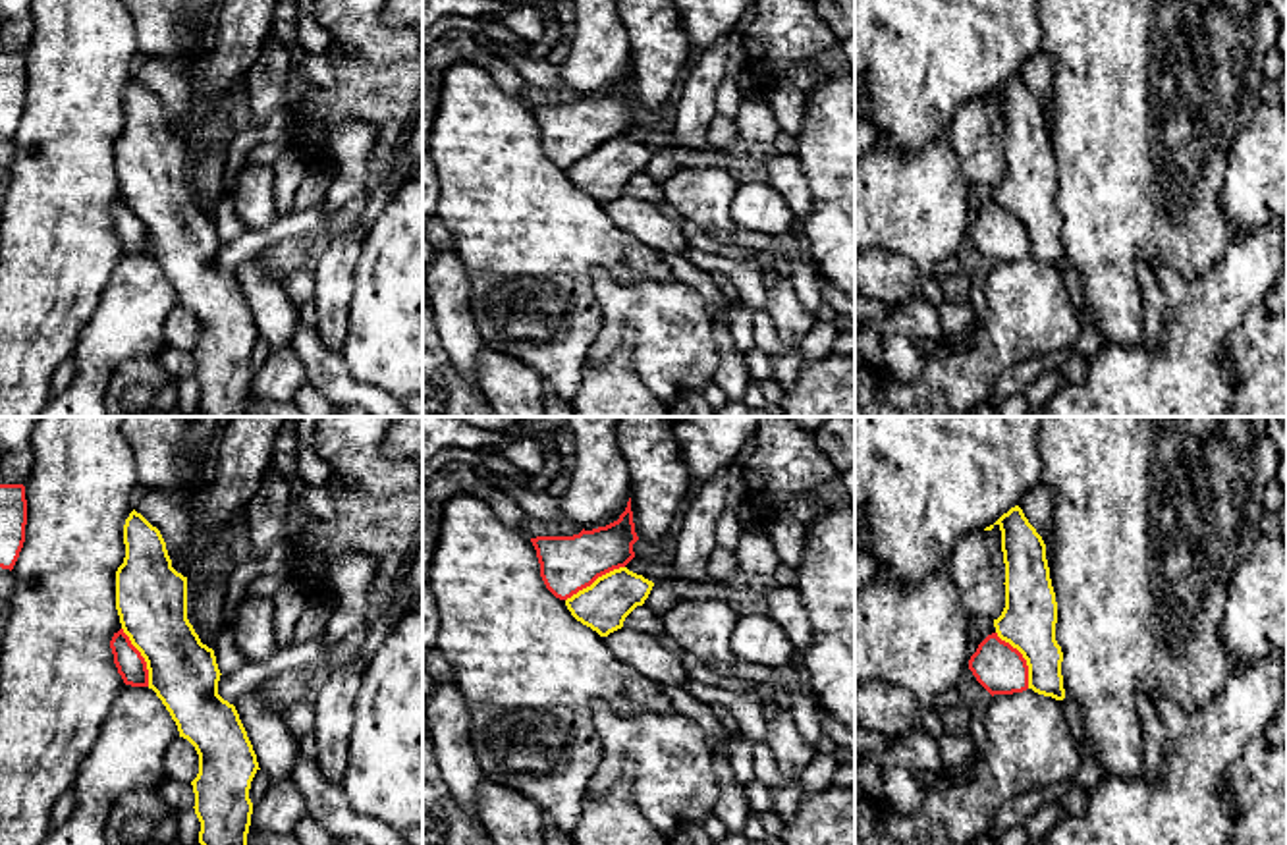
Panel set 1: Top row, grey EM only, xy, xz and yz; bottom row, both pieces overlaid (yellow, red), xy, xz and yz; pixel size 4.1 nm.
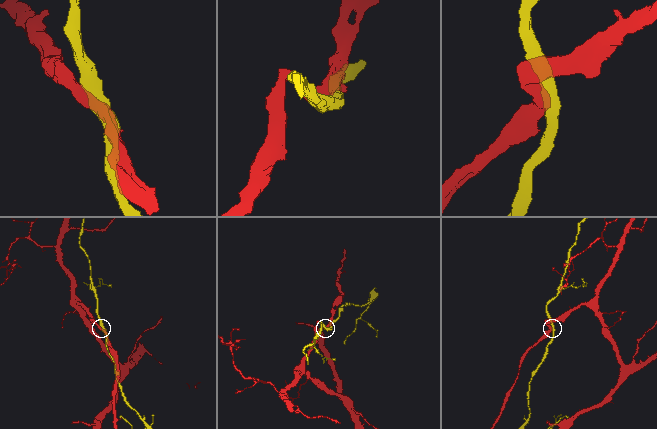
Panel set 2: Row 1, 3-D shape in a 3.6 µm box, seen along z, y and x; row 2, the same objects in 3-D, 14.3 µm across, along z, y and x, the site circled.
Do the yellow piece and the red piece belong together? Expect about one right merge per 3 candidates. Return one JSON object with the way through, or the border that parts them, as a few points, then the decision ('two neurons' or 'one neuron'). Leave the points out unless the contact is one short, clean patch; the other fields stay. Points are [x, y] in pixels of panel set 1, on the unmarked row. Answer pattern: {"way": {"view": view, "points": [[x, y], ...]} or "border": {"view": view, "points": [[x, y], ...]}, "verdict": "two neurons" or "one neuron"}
{"verdict": "two neurons"}

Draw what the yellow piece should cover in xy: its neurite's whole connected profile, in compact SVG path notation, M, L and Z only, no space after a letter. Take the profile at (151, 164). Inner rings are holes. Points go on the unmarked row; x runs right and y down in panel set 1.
M135 77L125 87L123 112L116 177L147 230L149 257L199 322L199 341L191 349L199 411L247 417L249 357L260 336L235 274L218 262L222 241L214 218L187 187L187 145L172 135L160 98Z

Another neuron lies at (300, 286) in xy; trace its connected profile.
M301 266L291 272L286 282L284 289L288 293L289 303L299 313L299 309L315 297L315 274L311 266Z

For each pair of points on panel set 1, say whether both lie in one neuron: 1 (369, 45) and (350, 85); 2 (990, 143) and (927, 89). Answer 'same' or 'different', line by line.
1: different
2: different

